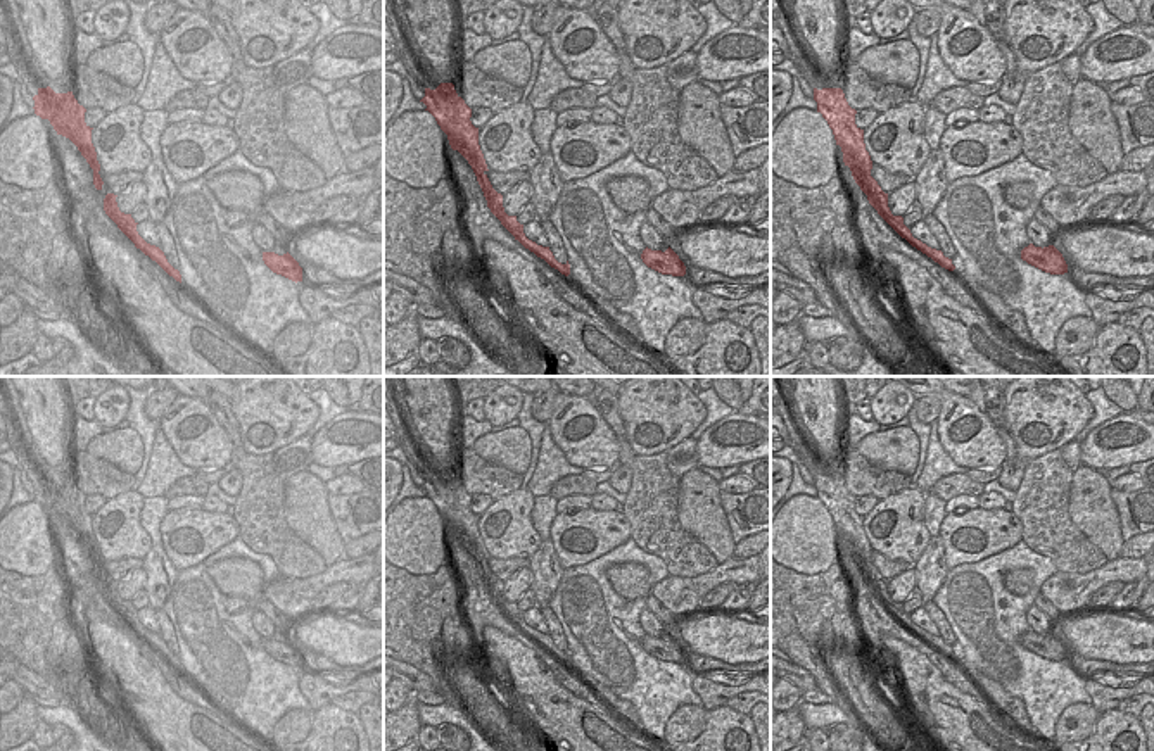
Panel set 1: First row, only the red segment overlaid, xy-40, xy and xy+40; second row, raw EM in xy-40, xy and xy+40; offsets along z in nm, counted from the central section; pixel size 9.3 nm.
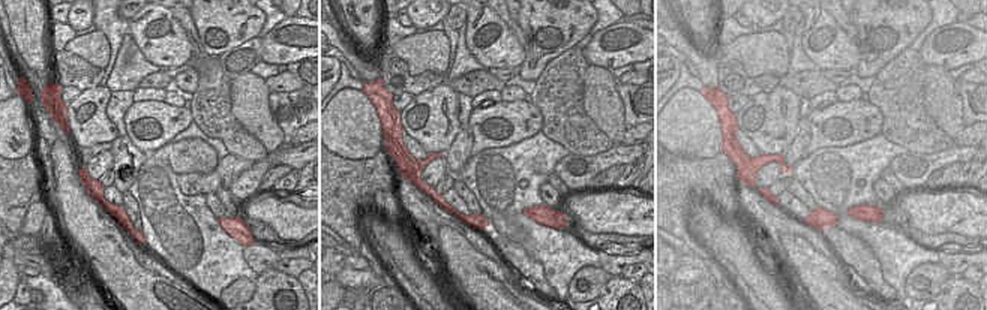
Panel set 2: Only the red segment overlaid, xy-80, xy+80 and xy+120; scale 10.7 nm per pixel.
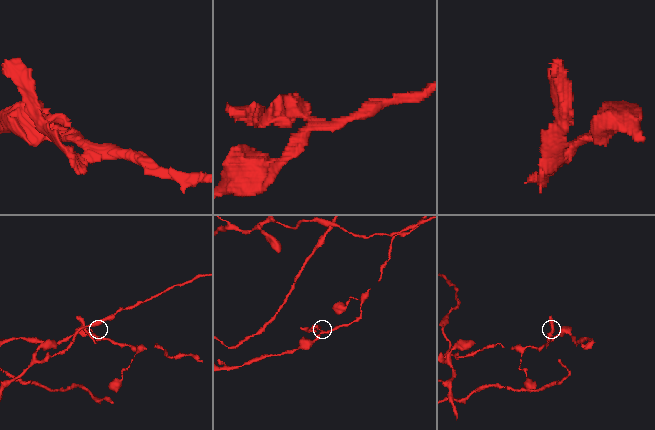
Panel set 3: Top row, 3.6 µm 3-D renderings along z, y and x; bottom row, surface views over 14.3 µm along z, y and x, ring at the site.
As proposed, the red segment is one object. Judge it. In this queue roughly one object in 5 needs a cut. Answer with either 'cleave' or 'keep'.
cleave

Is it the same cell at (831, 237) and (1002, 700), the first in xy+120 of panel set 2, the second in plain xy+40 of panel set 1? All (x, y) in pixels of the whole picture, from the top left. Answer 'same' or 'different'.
same

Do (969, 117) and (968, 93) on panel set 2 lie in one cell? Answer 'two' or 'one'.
one

